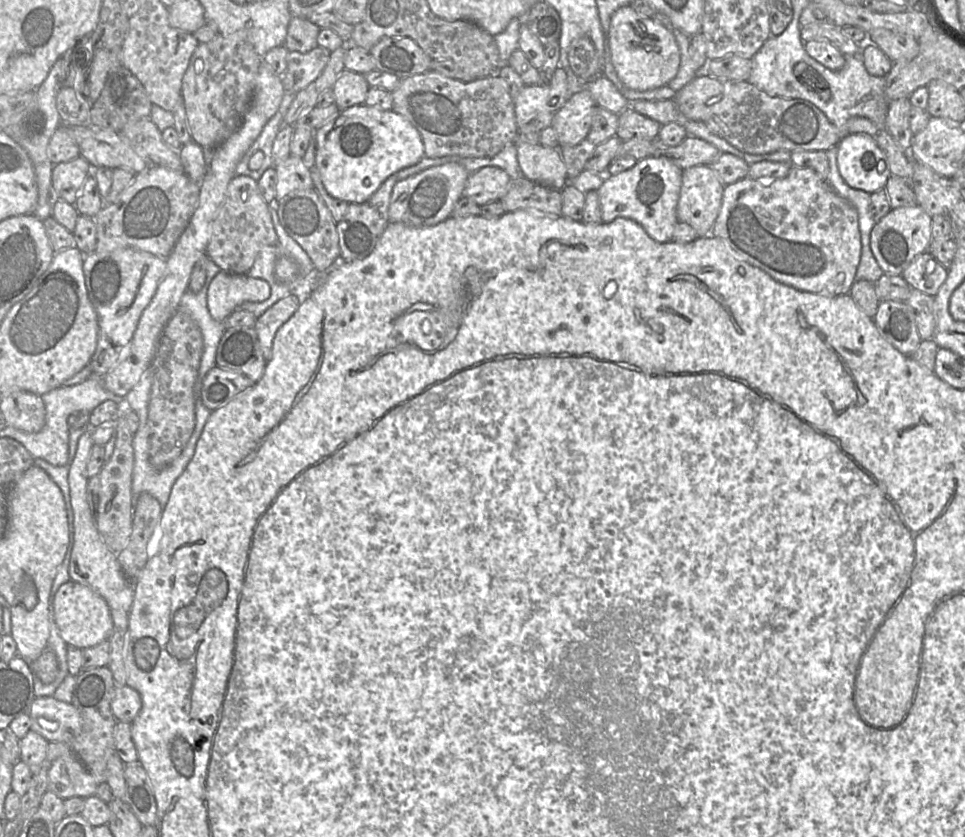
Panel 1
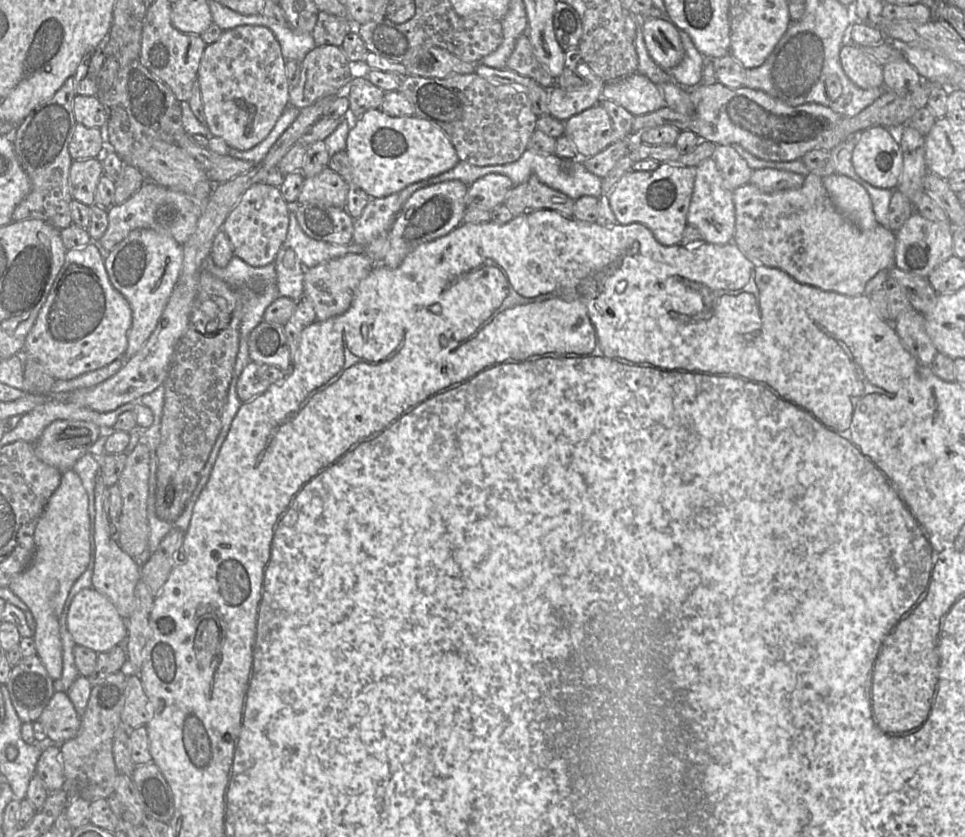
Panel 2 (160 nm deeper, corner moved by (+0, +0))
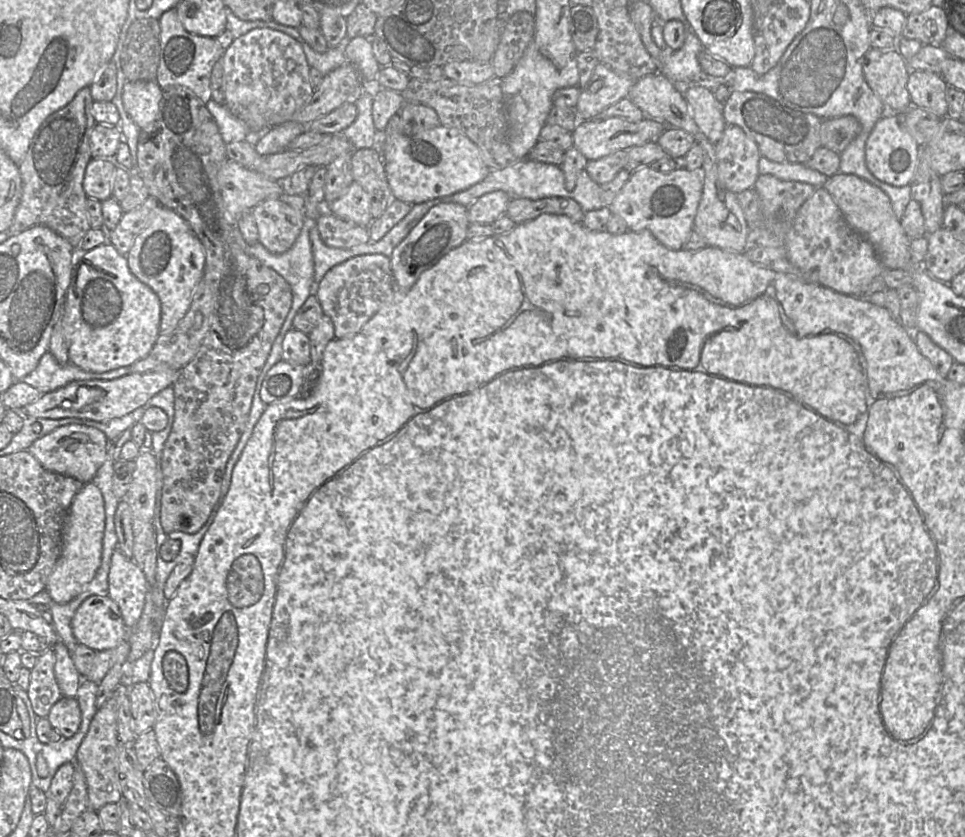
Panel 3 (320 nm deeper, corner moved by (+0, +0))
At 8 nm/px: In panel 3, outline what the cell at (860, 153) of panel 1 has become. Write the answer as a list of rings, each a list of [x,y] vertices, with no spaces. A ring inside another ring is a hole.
[[[886,110],[886,114],[877,121],[866,141],[866,166],[877,179],[889,185],[910,185],[919,161],[920,149],[921,146],[903,126],[900,115]]]

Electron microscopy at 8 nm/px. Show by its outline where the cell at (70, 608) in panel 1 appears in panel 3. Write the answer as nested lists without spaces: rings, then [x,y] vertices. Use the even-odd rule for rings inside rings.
[[[108,595],[88,597],[77,609],[72,628],[78,643],[95,652],[120,645],[128,636],[118,605]]]

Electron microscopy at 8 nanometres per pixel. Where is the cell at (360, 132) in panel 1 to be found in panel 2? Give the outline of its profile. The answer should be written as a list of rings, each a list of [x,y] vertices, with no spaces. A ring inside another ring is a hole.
[[[371,109],[358,118],[349,131],[345,151],[348,155],[352,182],[370,198],[399,193],[407,186],[455,167],[459,158],[447,135],[427,120],[392,117],[380,109]]]

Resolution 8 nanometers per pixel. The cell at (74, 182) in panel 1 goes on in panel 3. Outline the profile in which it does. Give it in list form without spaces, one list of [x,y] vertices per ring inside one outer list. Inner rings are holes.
[[[92,158],[88,163],[83,188],[88,198],[104,201],[112,195],[116,166],[106,158]]]

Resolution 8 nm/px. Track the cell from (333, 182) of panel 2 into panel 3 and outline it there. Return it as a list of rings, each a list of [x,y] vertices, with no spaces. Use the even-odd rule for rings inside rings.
[[[356,181],[343,196],[323,207],[329,209],[331,214],[365,228],[374,220],[370,212],[370,197]]]

